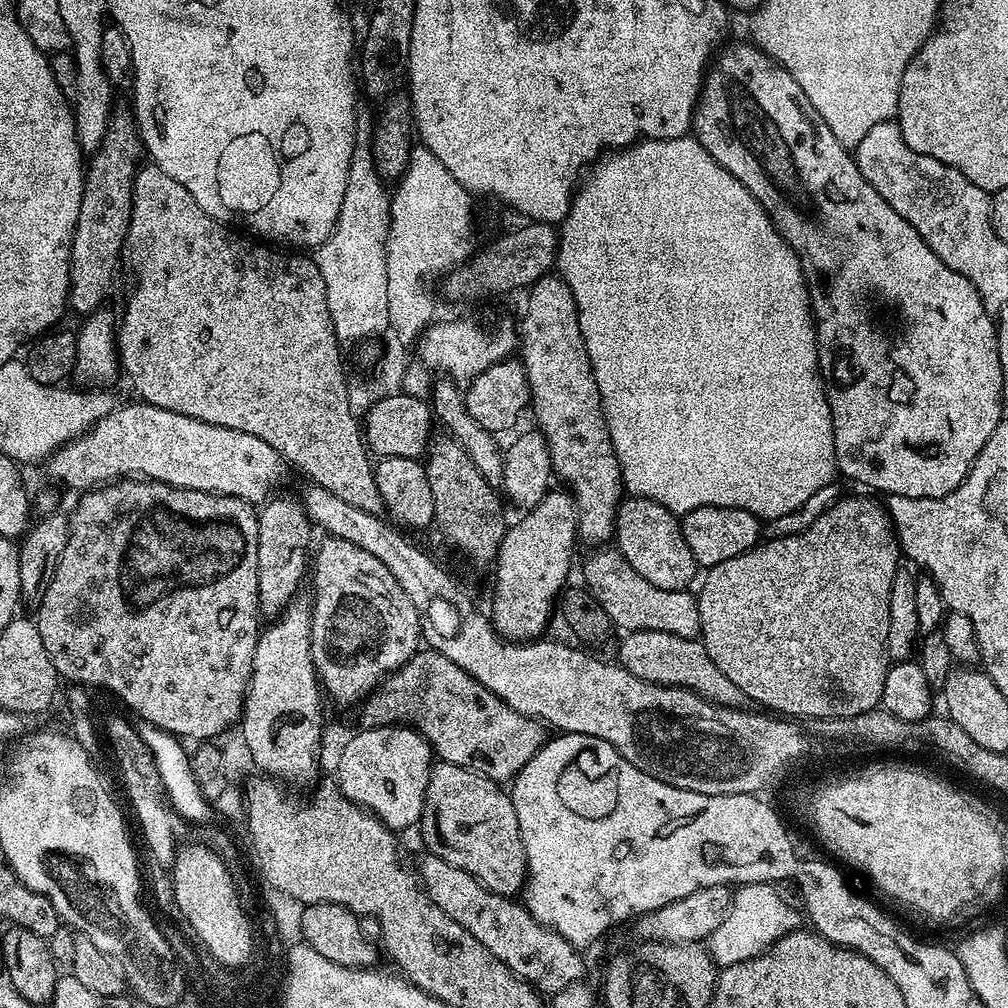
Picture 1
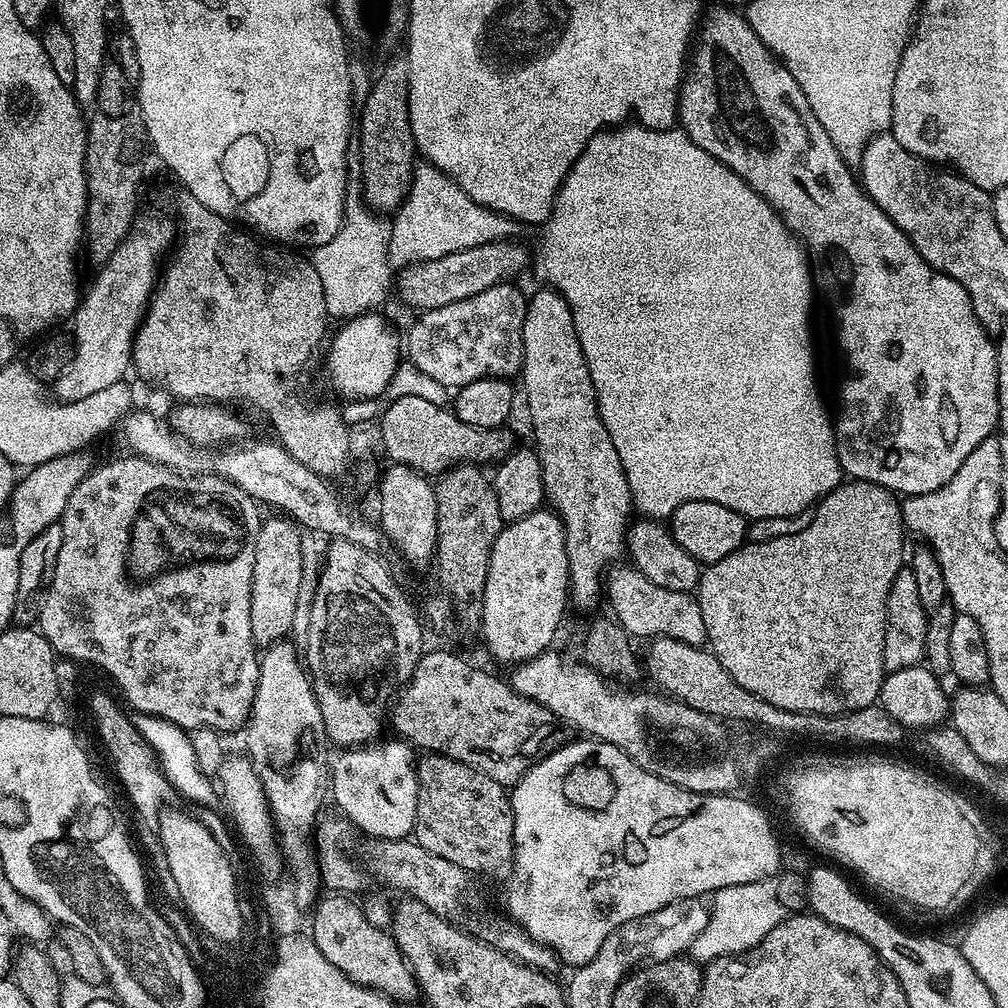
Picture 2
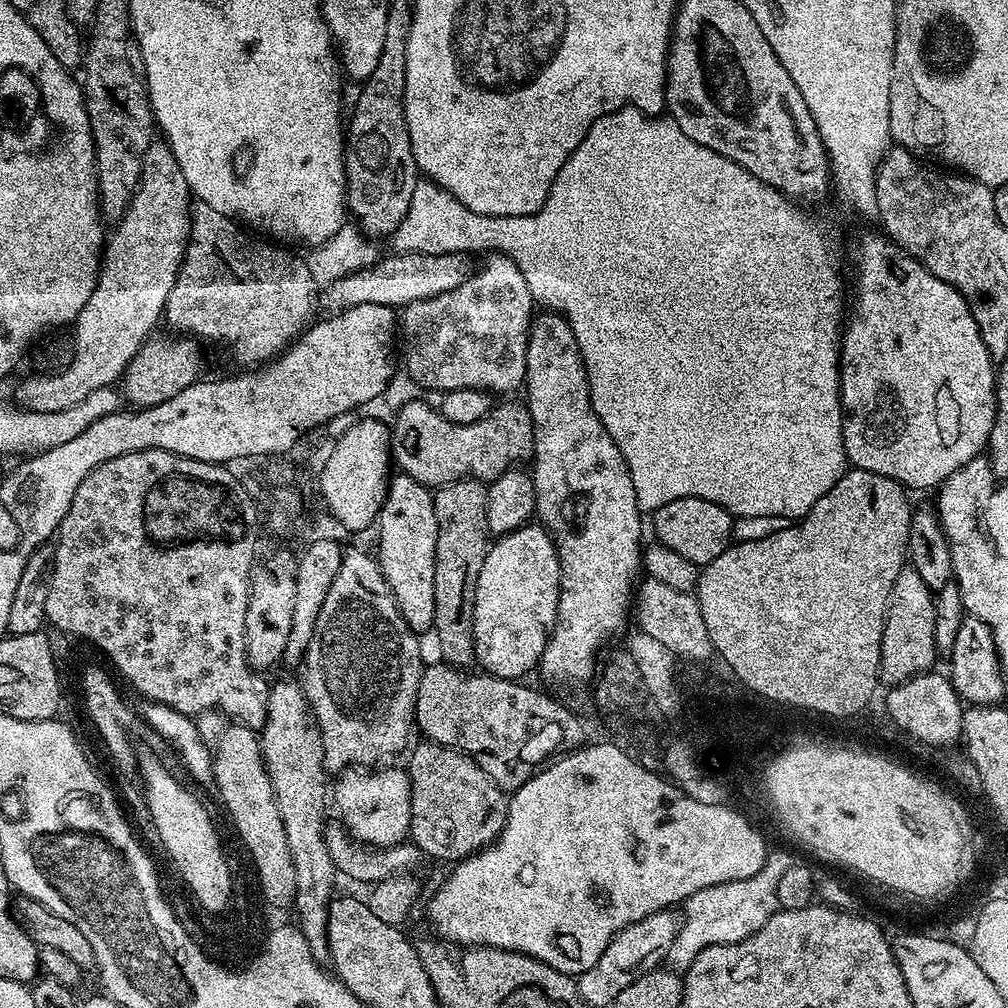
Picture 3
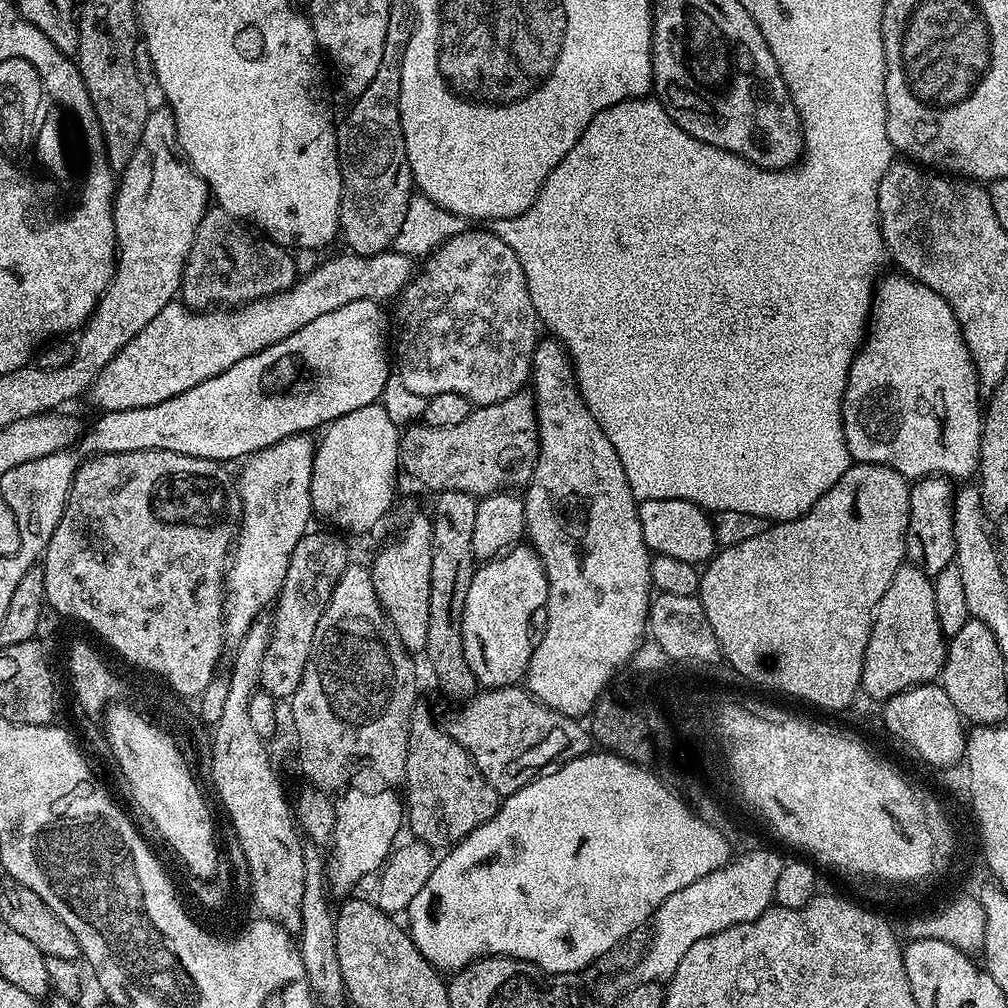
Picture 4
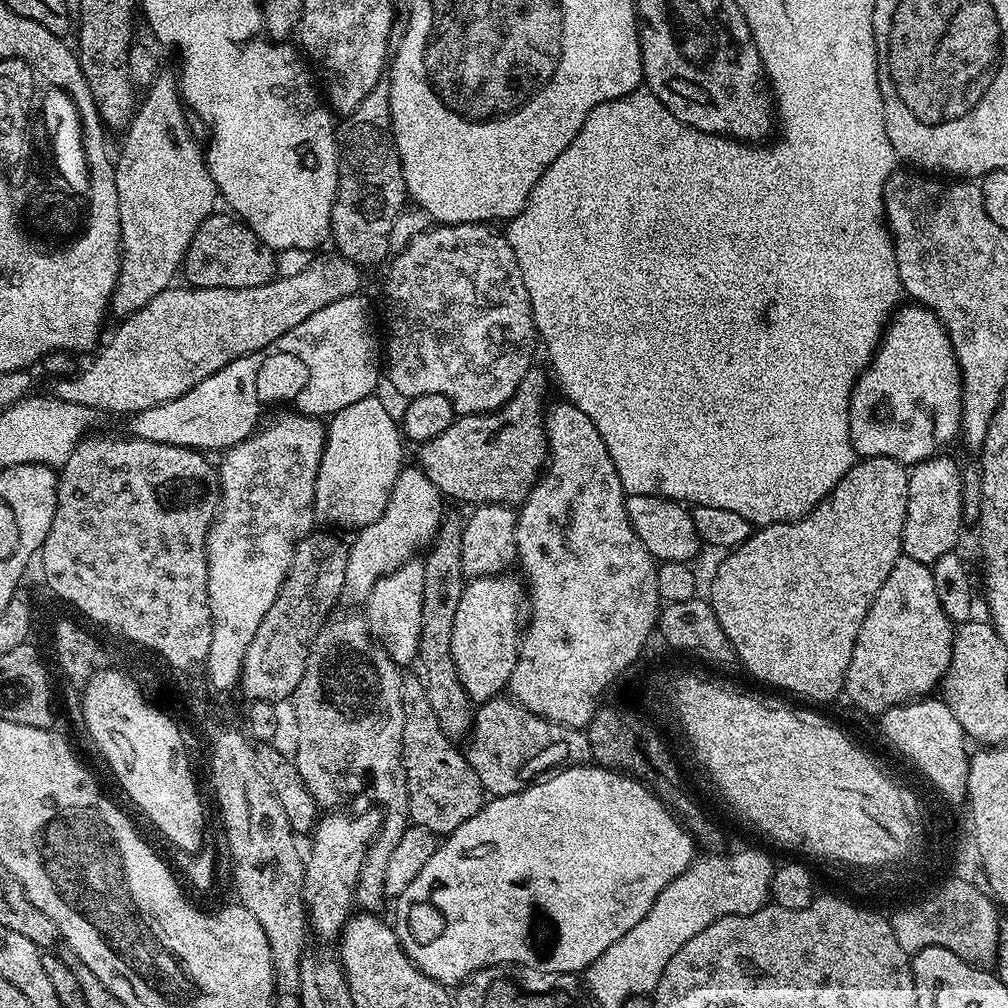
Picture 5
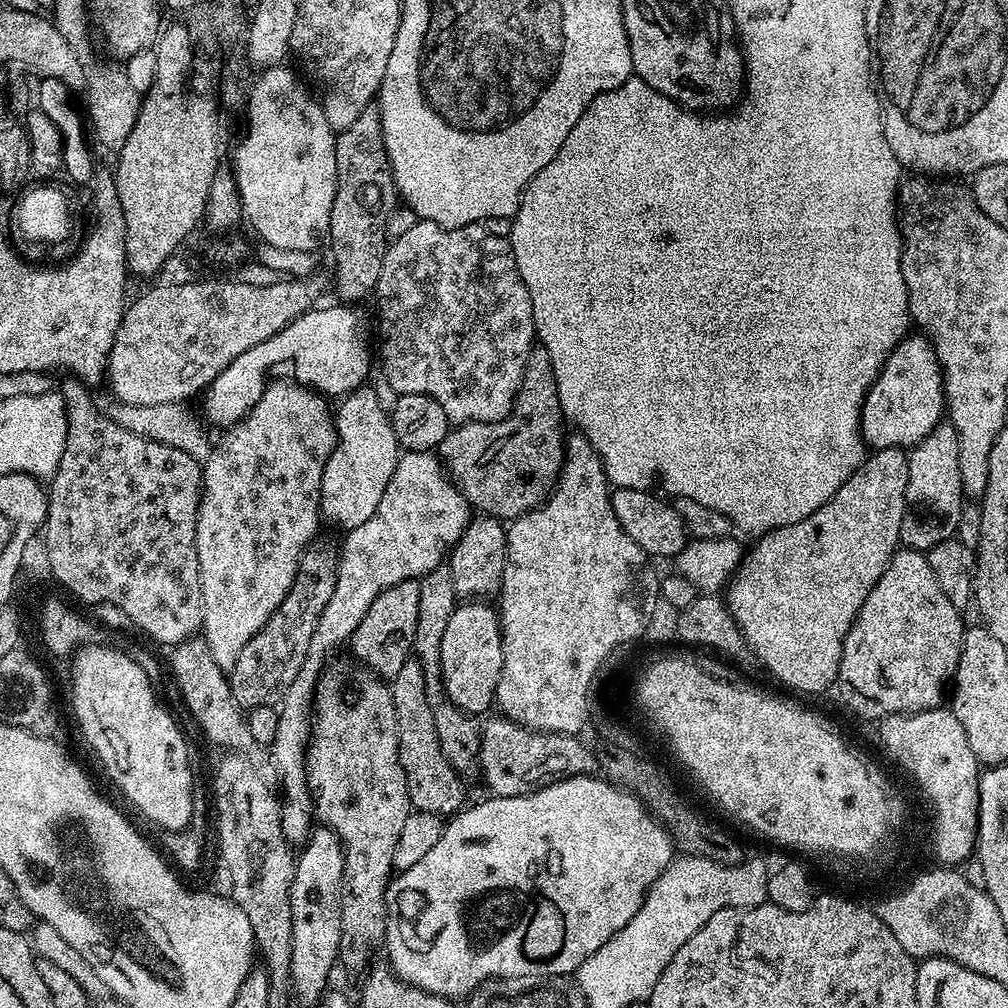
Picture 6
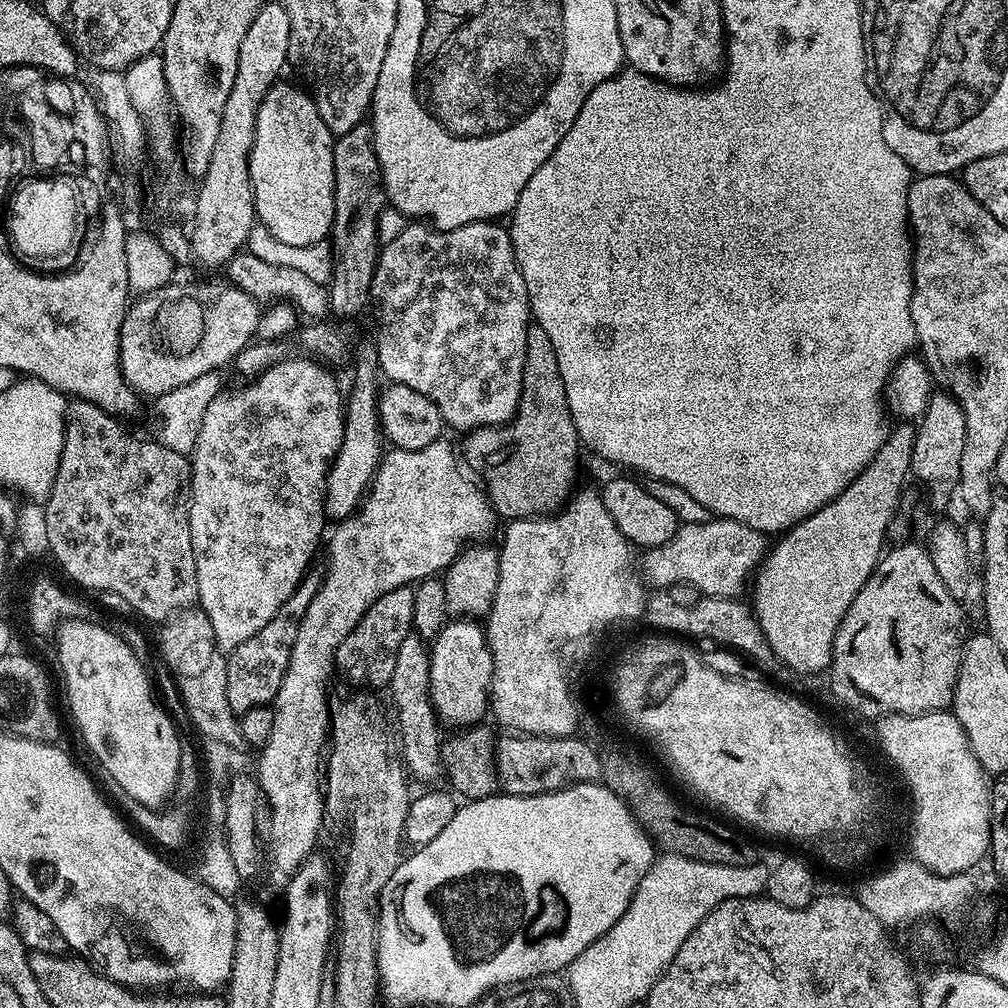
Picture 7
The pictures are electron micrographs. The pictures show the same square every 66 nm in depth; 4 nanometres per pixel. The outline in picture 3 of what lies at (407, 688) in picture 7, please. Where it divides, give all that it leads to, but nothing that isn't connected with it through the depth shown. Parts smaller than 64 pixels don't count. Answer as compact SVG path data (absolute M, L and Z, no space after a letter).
M421 741L415 749L411 749L412 757L406 763L406 771L408 774L408 781L410 782L410 790L412 797L410 798L410 826L412 831L410 833L411 843L415 844L423 853L425 857L433 856L436 860L452 860L451 862L459 862L471 856L473 852L480 852L487 848L489 844L495 842L500 836L500 831L504 828L504 823L508 817L508 802L509 797L506 795L503 788L499 788L493 780L488 777L486 770L482 770L472 761L469 756L462 752L457 752L455 748L443 748L440 744L435 744L432 741Z

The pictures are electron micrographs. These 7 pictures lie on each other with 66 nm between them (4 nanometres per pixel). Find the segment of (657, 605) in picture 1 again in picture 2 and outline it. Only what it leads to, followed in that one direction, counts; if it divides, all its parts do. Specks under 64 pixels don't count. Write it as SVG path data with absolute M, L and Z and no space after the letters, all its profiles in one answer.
M612 566L607 569L606 579L602 584L602 592L606 597L606 604L612 607L611 615L617 624L623 626L628 632L629 637L648 636L647 638L655 638L665 636L670 639L677 639L678 642L690 643L695 645L703 645L707 641L706 622L702 622L702 610L700 609L700 601L692 592L679 592L678 590L662 590L662 586L654 586L654 582L650 582L650 578L646 578L642 573L636 571L631 566L625 568L616 568L620 566Z

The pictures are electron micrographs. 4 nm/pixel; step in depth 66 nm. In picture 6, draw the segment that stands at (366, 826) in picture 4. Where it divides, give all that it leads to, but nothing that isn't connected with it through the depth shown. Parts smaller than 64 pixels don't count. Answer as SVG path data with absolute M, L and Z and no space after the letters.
M316 826L303 845L304 853L295 857L296 869L290 888L290 908L293 914L293 946L290 954L292 963L292 992L304 1004L319 1005L321 996L329 987L328 975L338 964L342 942L342 894L344 893L344 846L340 837L329 828Z

